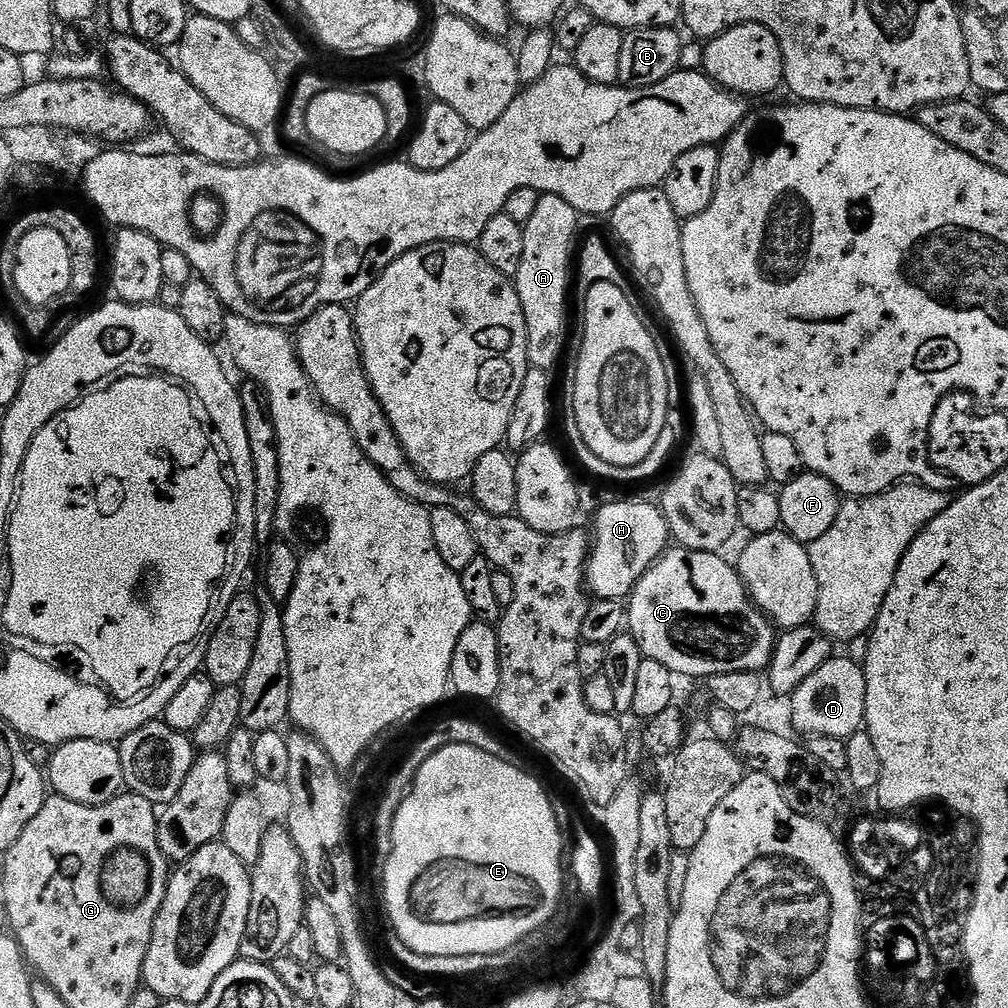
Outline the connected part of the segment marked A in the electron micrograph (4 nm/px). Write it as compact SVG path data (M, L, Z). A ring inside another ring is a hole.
M541 195L530 222L524 225L526 243L522 246L522 266L514 277L516 293L526 318L526 350L533 368L552 370L568 340L568 271L574 264L572 243L576 240L578 213L570 202L557 196Z

